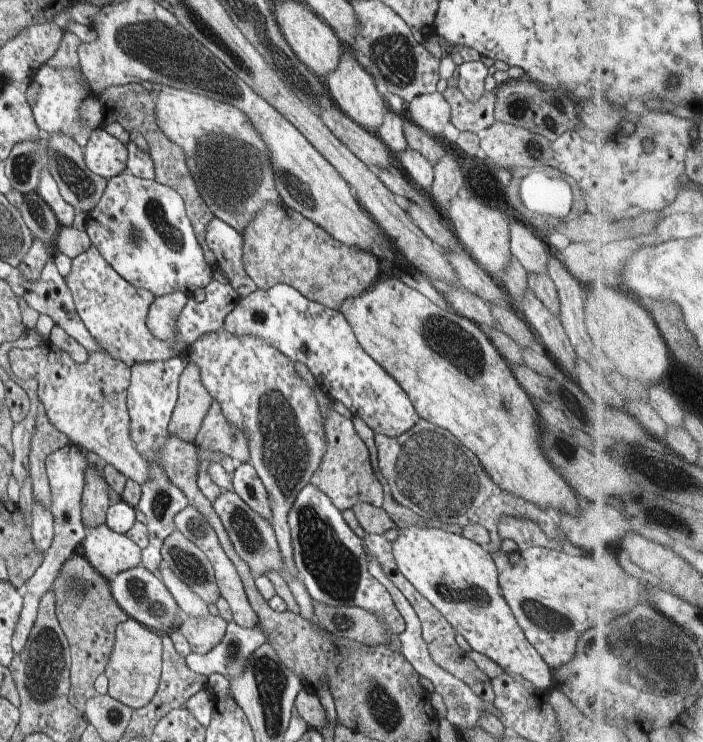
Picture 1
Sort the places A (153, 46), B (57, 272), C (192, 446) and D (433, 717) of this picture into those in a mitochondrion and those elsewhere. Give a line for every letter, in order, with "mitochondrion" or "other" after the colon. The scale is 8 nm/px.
A: mitochondrion
B: other
C: other
D: other

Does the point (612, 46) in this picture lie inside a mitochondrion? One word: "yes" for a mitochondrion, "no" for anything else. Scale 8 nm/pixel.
no

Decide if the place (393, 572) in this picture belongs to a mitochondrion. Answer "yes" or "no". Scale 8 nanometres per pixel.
no

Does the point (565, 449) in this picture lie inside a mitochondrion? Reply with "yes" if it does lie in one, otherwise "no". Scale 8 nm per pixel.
yes

